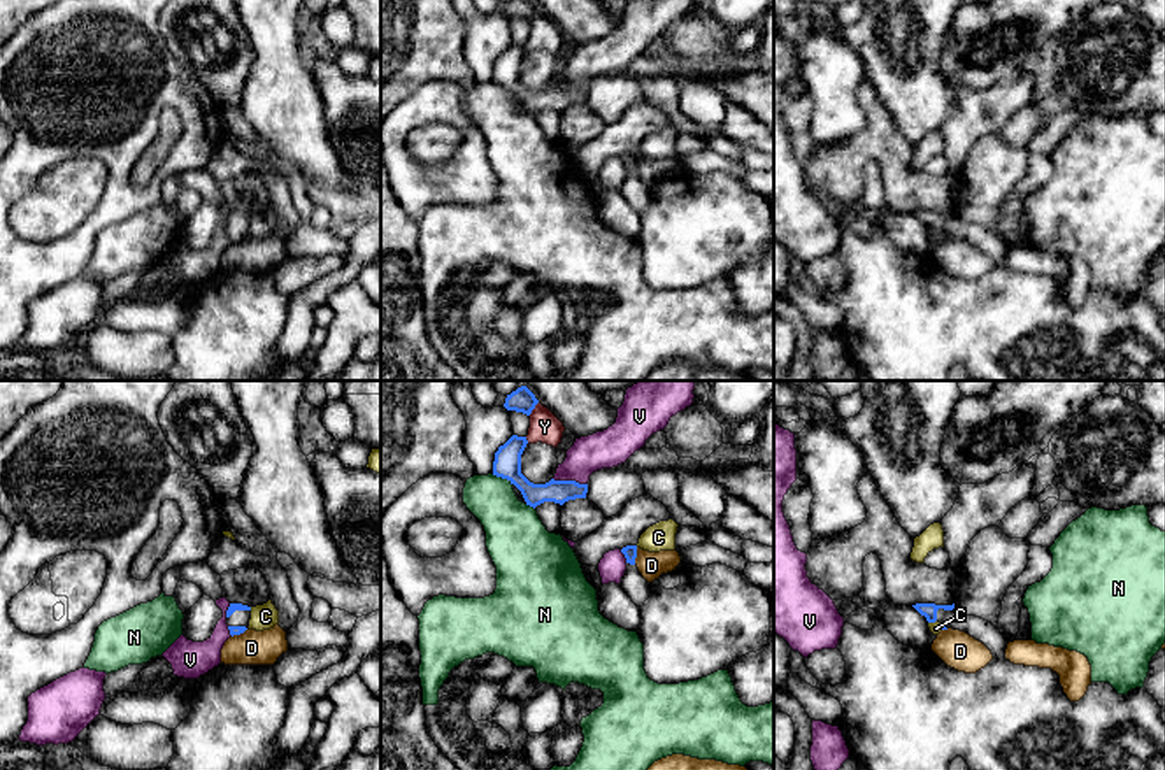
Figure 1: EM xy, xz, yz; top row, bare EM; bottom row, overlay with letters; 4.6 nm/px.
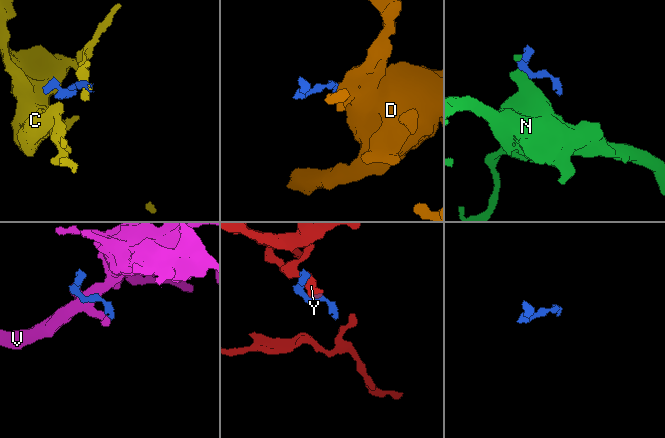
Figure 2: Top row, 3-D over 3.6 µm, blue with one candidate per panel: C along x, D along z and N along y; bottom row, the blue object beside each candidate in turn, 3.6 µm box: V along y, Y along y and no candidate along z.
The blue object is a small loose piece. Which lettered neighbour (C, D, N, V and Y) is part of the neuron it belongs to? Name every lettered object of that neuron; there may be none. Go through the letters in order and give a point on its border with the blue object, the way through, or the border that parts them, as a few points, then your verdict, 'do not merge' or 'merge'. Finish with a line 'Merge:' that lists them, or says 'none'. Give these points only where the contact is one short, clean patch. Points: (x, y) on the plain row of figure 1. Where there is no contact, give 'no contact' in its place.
C: meets blue in yz at (932, 228); border along yz (936, 227), (929, 230); do not merge
D: meets blue in xz at (636, 163); border along xz (637, 155), (634, 171); do not merge
N: meets blue in xz at (502, 85); border along xz (492, 81), (511, 92); do not merge
V: meets blue in xz at (571, 88); do not merge
Y: meets blue in xz at (527, 48); border along xz (525, 44), (528, 49); do not merge
Merge: none

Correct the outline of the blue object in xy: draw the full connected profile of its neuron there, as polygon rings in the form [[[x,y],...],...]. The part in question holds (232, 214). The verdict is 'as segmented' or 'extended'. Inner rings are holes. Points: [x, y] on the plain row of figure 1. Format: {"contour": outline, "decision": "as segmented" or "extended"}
{"contour": [[[230,210],[226,217],[226,232],[230,242],[240,242],[247,237],[251,226],[251,214],[242,210]]], "decision": "extended"}

